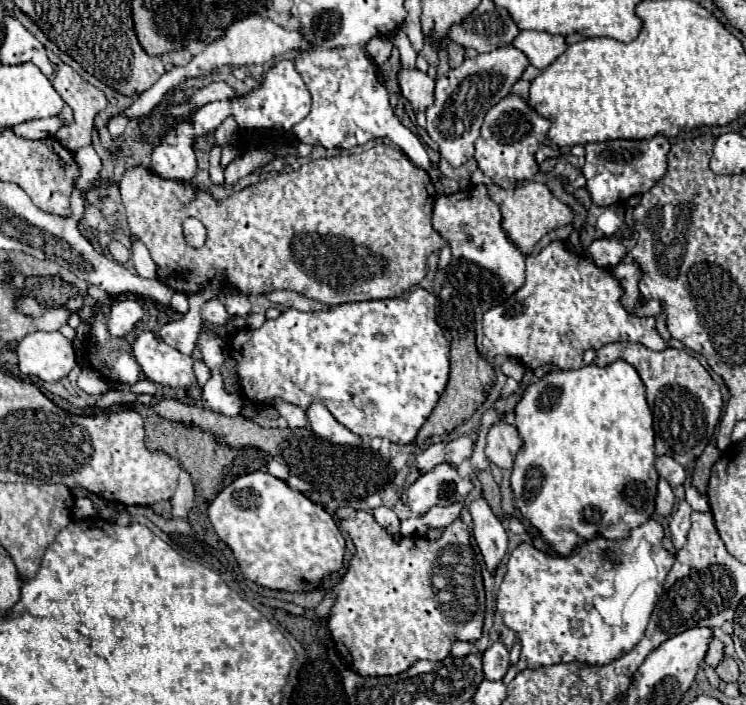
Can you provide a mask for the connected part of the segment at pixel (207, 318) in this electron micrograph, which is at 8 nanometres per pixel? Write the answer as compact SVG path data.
M211 299L211 301L207 301L207 303L203 305L201 317L203 317L205 323L211 323L211 325L225 325L233 315L229 315L229 313L225 311L225 307L221 305L219 299Z

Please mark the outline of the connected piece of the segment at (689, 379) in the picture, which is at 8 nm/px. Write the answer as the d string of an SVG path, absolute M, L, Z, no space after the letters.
M609 343L597 351L597 365L609 365L615 359L625 359L633 365L647 387L647 403L653 411L655 427L655 455L669 455L681 463L689 473L697 457L711 443L713 431L721 417L721 391L707 369L685 349L667 347L665 351L651 351L641 343Z

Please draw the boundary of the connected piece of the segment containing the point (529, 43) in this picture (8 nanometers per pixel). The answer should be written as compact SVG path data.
M521 31L511 45L523 51L529 63L537 69L545 69L567 49L565 39L561 35L549 35L545 31Z

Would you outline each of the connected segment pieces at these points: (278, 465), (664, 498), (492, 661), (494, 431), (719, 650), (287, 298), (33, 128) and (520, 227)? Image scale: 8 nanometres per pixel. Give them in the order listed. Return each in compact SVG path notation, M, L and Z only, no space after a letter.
M269 461L267 466L267 472L273 477L277 477L277 479L283 479L283 481L287 481L289 477L291 477L291 473L289 473L289 467L285 465L282 461Z
M661 477L659 485L657 485L657 497L655 497L655 511L663 517L673 513L673 505L675 505L675 495L669 487L669 483Z
M497 641L483 653L483 673L487 679L503 679L503 675L509 669L509 649Z
M497 423L491 427L487 435L487 447L485 453L491 463L495 463L499 469L513 469L515 455L521 447L519 431L509 423Z
M713 637L711 643L709 643L709 651L707 651L707 655L705 655L705 665L717 667L721 659L723 659L723 645L721 645L719 639Z
M271 291L271 293L265 293L265 297L271 303L279 303L279 305L293 307L293 309L299 309L299 311L327 309L327 305L321 305L317 301L311 301L311 299L307 299L307 297L303 297L301 293L295 293L295 291Z
M47 117L37 121L25 121L21 125L15 125L13 131L25 139L45 139L49 135L55 135L63 125L67 125L61 117Z
M519 183L515 189L503 189L499 185L489 187L491 199L495 199L501 205L503 213L503 229L507 231L509 239L525 253L529 255L537 241L547 235L547 231L553 231L555 227L563 227L573 221L575 213L569 205L561 203L553 191L545 183Z

